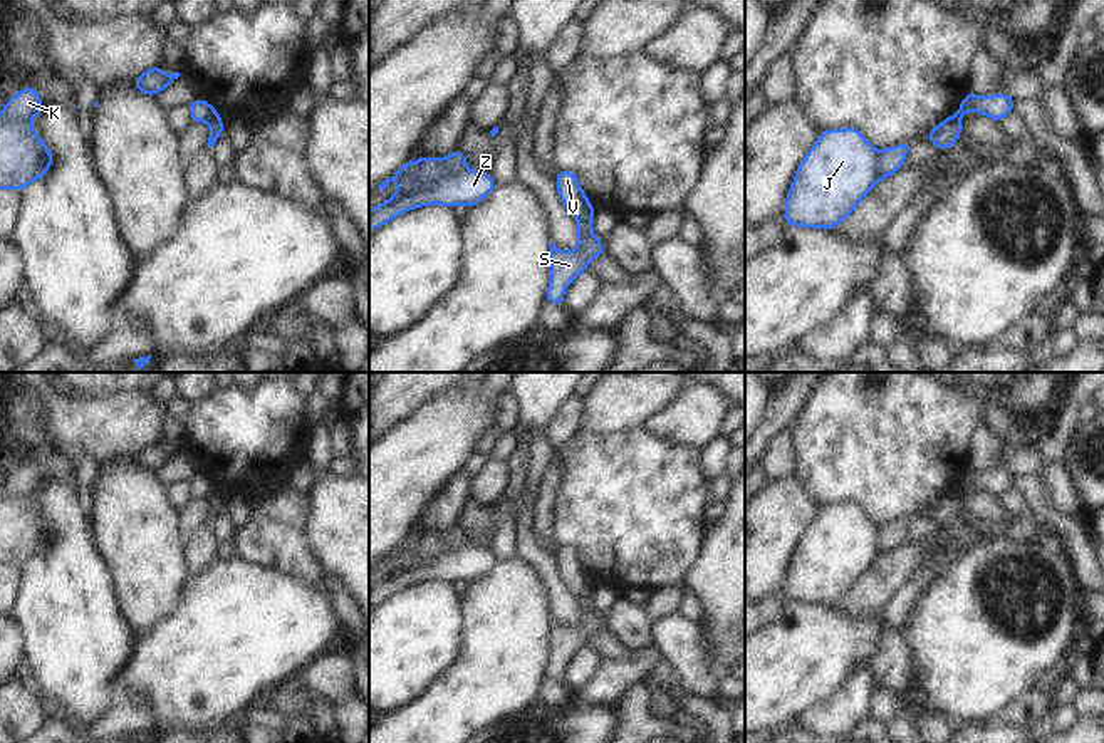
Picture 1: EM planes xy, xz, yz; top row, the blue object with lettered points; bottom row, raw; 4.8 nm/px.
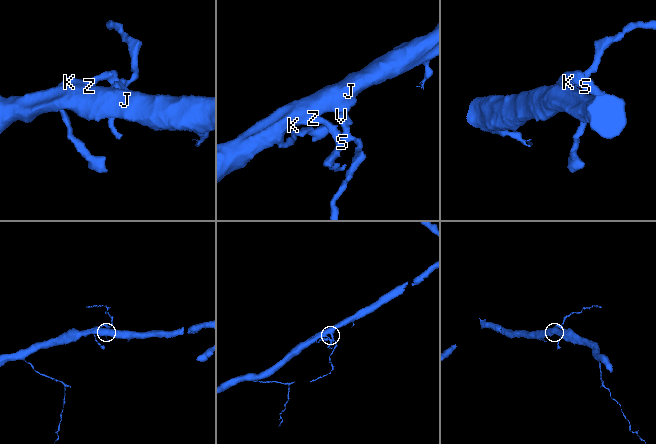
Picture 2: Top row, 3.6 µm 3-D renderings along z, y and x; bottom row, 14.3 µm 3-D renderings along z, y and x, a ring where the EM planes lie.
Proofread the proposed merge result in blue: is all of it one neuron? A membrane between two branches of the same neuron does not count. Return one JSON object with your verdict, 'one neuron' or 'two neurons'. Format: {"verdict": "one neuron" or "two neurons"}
{"verdict": "two neurons"}

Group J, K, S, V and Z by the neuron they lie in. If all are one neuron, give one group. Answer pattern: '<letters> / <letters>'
J / K S V Z

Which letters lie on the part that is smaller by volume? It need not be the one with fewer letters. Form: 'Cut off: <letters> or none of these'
Cut off: K, S, V, Z

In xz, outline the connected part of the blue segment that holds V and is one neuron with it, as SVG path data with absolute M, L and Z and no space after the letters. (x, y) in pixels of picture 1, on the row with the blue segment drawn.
M557 171L557 193L567 211L577 218L577 248L564 252L550 243L550 283L545 300L562 307L564 292L589 265L592 258L606 253L604 243L594 235L591 221L594 210L582 191L575 173Z

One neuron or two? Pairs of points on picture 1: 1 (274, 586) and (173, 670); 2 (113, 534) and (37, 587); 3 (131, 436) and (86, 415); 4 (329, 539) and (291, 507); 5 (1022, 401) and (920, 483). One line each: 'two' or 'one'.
1: one
2: two
3: one
4: two
5: two

